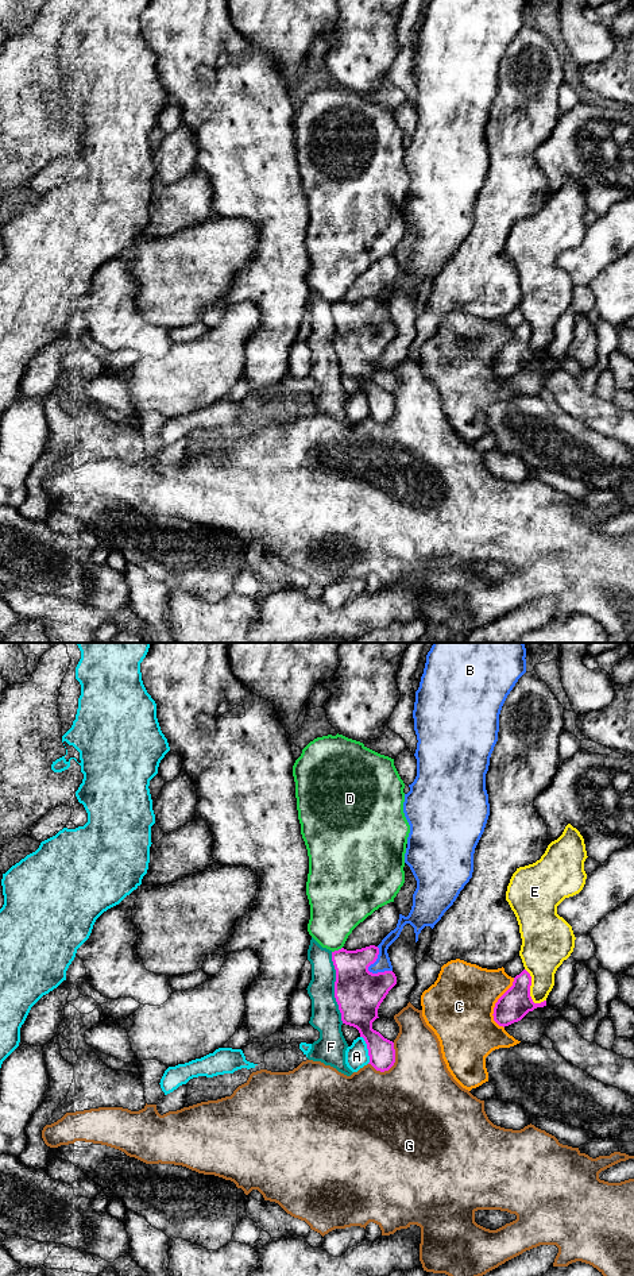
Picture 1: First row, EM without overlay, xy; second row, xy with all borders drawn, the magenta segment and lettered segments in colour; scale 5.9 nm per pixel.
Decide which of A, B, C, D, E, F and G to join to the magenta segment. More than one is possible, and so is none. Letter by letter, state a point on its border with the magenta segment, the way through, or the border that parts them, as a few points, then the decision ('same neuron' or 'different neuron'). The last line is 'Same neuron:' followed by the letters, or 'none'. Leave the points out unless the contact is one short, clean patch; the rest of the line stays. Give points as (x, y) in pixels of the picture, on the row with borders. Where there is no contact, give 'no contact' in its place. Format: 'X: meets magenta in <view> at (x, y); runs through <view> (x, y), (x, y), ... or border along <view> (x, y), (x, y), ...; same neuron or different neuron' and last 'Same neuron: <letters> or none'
A: meets magenta in xy at (367, 1048); border along xy (360, 1036), (366, 1044), (368, 1063); different neuron
B: meets magenta in xy at (367, 970); different neuron
C: meets magenta in xy at (495, 1003); different neuron
D: meets magenta in xy at (336, 951); border along xy (341, 947), (332, 952); different neuron
E: meets magenta in xy at (529, 991); different neuron
F: meets magenta in xy at (335, 987); border along xy (331, 952), (335, 970), (335, 1001), (343, 1022); different neuron
G: meets magenta in xy at (391, 1066); different neuron
Same neuron: none

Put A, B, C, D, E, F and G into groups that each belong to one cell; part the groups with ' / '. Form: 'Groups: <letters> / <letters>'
Groups: A / B / C / D / E / F / G

